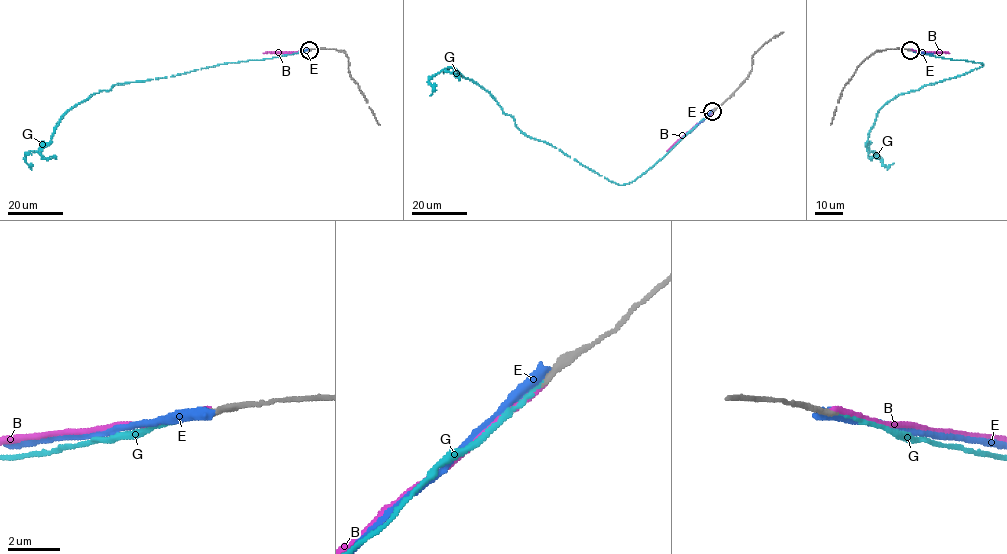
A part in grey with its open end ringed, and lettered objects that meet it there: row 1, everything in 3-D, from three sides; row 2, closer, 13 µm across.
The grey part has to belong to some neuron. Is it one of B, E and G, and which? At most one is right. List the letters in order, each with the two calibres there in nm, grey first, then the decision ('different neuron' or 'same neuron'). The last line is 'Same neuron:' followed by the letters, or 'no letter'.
B: calibres 280 and 240 nm; different neuron
E: calibres 280 and 480 nm; different neuron
G: calibres 240 and 110 nm; same neuron
Same neuron: G

